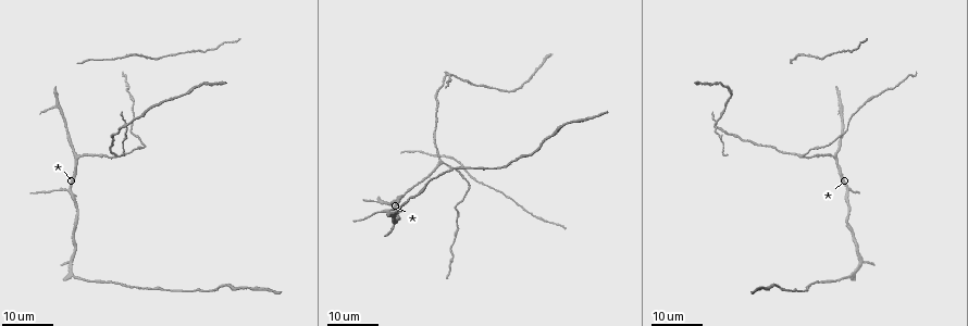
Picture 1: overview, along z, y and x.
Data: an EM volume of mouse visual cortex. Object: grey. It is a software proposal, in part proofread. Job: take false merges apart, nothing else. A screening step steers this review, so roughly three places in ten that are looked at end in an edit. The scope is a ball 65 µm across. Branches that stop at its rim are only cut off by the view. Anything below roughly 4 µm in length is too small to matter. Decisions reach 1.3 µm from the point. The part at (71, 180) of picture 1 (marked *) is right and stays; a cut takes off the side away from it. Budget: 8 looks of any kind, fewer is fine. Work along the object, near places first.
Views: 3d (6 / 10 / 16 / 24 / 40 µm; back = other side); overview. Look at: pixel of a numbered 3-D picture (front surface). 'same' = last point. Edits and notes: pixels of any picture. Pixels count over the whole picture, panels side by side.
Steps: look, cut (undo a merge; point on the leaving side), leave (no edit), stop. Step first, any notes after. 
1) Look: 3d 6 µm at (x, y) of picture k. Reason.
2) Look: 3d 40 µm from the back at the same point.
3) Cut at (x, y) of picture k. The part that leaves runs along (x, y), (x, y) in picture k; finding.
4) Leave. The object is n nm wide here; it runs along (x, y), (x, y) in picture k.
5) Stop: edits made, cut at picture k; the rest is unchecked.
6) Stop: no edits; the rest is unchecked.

Look: 3d 16 µm at (79, 155) of picture 1. Branch point.

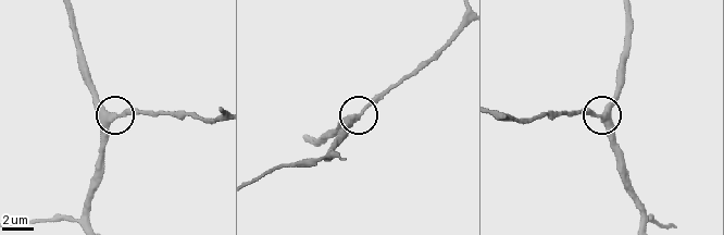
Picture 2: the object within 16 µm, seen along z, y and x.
Look: 3d 10 µm at (107, 112) of picture 2.

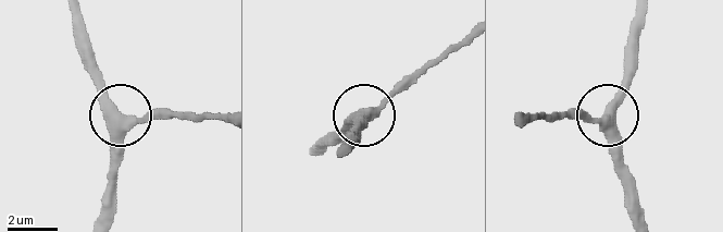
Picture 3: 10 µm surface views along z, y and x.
Leave. 3 arms meet here; it runs along (644, 217), (612, 119), (557, 117) in picture 3; all the same cell.

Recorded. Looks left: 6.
Look: 3d 16 µm at (124, 124) of picture 1. Four or more arms meet.

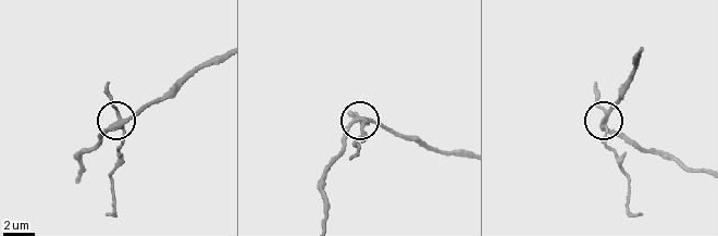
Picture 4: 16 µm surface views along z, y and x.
Look: 3d 6 µm at (601, 122) of picture 4. Zoom in.

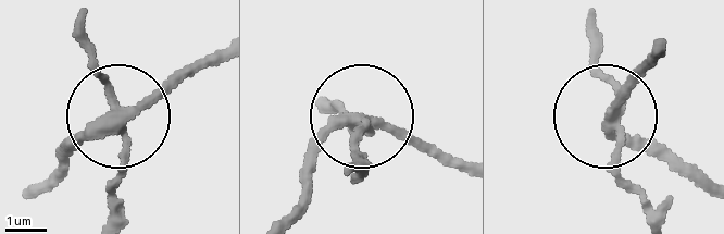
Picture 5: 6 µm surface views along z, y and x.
Cut at (92, 65) of picture 5. The part that leaves runs along (121, 119), (113, 219) in picture 5; a second cell is stuck on.

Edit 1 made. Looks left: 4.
Look: overview.

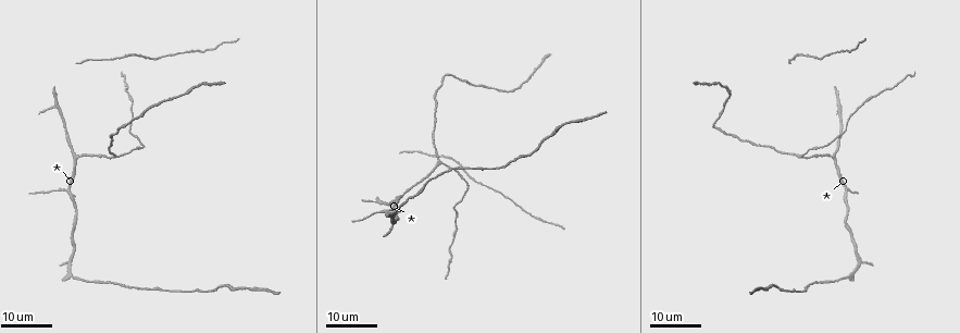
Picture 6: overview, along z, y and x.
Look: 3d 16 µm at (116, 158) of picture 6. Branch point.

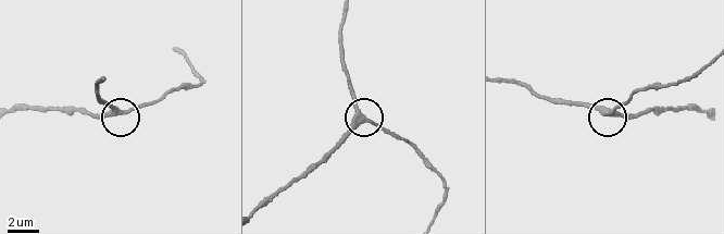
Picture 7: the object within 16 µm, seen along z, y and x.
Look: 3d 6 µm at (360, 116) of picture 7.

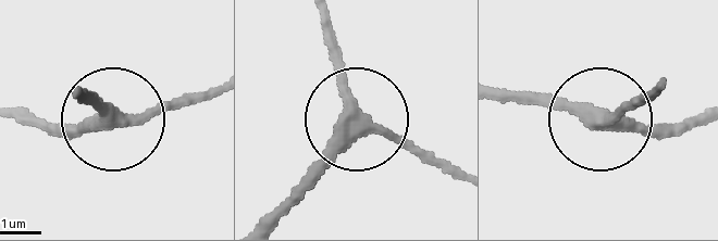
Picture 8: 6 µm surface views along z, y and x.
Leave. 3 arms meet here; it runs along (697, 114), (604, 122), (653, 101) in picture 8; all the same cell.

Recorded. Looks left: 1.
Stop: edits made, cut at picture 5; the rest is unchecked.

